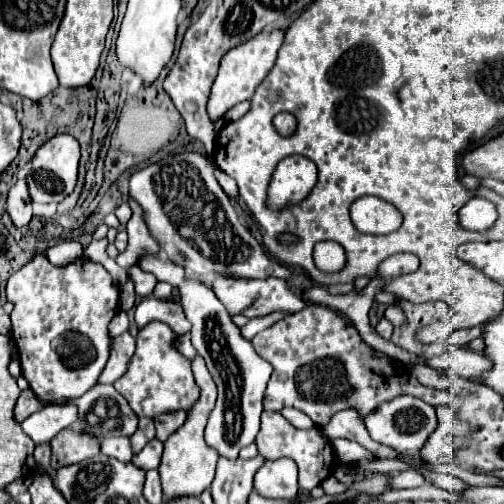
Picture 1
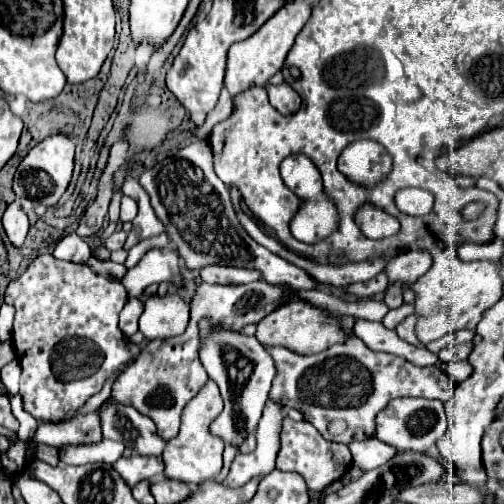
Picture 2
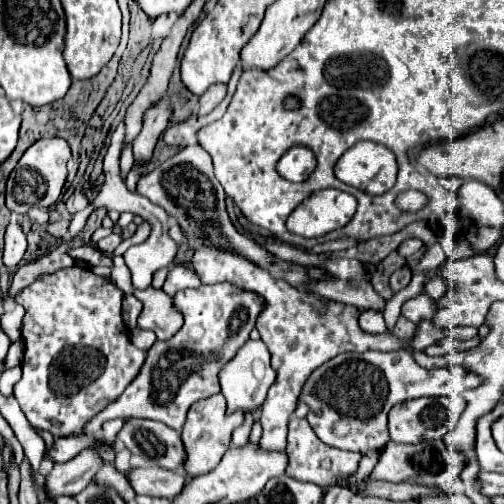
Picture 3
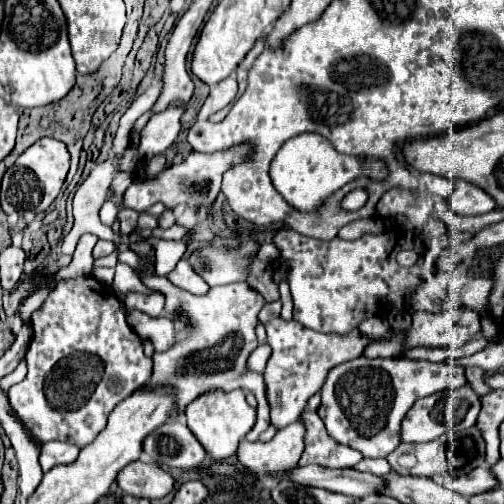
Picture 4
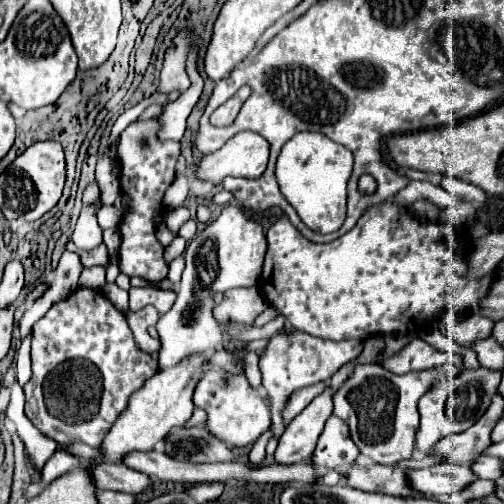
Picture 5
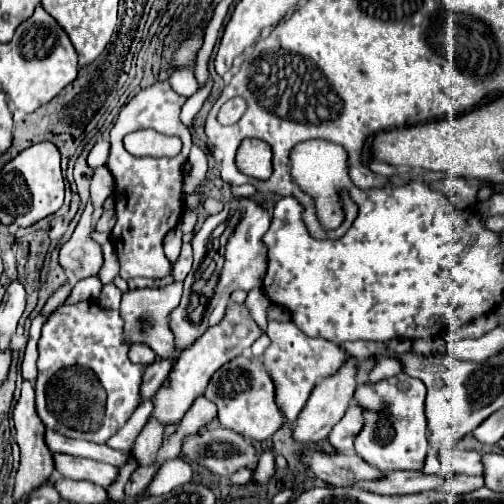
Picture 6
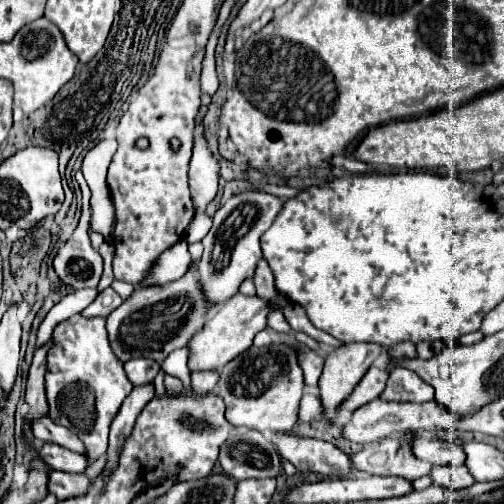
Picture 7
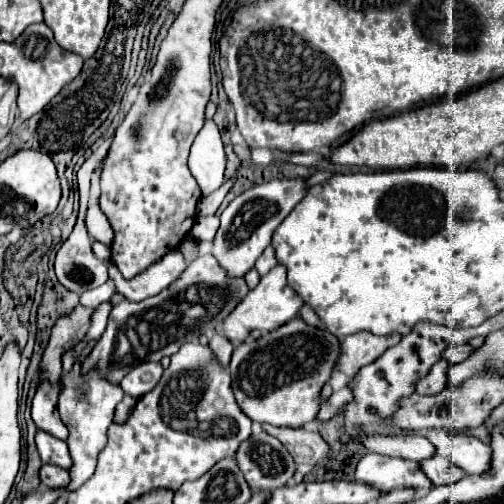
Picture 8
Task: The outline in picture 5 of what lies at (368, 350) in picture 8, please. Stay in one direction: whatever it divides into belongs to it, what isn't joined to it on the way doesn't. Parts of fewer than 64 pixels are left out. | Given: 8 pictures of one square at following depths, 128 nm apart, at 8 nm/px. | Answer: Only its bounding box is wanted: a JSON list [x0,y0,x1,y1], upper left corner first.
[276,386,336,464]

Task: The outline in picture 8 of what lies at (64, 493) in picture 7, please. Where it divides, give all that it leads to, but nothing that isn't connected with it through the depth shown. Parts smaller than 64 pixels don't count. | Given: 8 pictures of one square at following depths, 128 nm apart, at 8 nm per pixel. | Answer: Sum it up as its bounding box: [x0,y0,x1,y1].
[40,464,68,488]

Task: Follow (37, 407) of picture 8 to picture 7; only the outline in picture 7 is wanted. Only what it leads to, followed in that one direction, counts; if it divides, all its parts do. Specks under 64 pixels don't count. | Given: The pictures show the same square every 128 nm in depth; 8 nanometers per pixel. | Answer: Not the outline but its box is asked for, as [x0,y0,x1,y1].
[32,414,84,454]

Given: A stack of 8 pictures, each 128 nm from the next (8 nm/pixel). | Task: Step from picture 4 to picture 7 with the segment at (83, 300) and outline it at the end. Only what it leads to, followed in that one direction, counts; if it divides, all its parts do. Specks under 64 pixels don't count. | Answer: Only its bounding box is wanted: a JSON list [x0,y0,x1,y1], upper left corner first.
[46,316,134,466]

